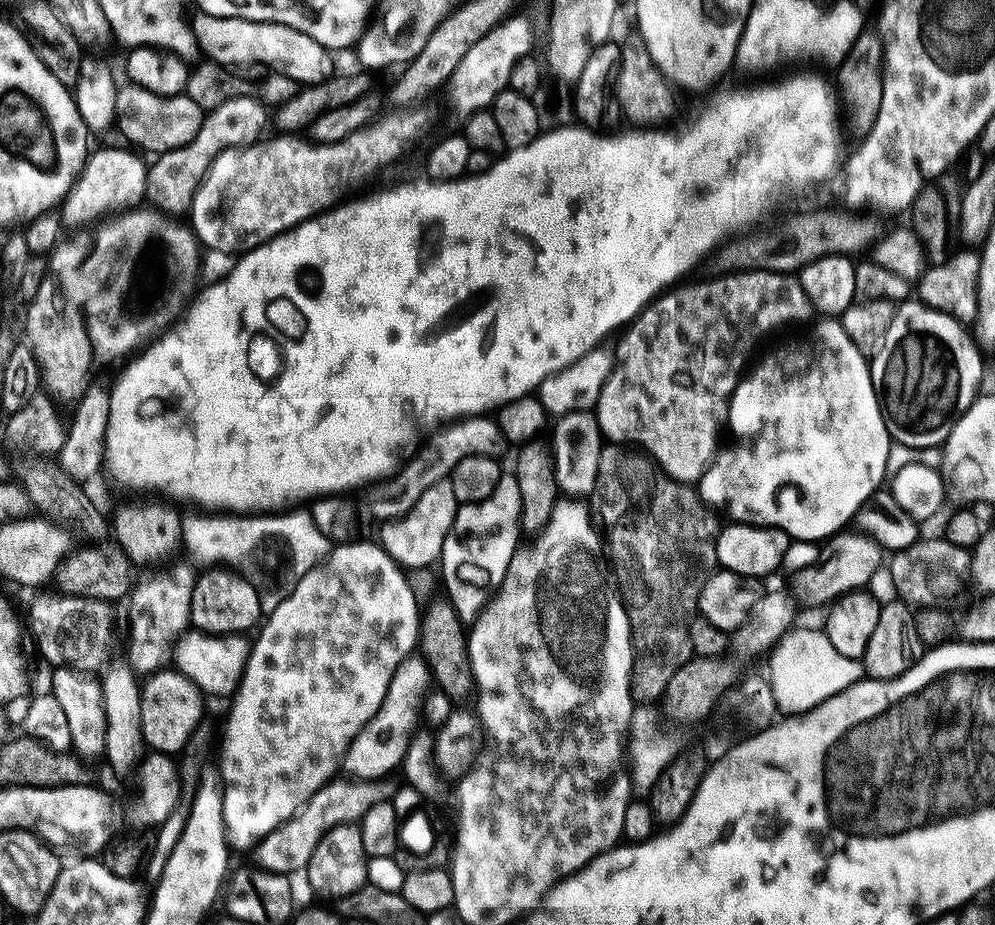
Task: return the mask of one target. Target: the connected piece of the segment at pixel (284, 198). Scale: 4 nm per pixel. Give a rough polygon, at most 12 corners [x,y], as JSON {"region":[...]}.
{"region":[[423,107],[342,142],[228,148],[191,231],[243,254],[404,156]]}

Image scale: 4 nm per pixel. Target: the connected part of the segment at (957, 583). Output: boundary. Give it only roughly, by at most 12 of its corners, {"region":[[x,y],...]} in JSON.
{"region":[[918,538],[891,553],[901,601],[940,606],[969,579],[967,548]]}

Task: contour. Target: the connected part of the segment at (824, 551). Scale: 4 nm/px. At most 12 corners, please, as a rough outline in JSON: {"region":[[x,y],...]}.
{"region":[[837,532],[814,566],[791,577],[793,597],[828,606],[868,586],[881,546]]}

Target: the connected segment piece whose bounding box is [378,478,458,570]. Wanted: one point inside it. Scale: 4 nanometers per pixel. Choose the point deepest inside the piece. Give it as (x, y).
(414, 540)

